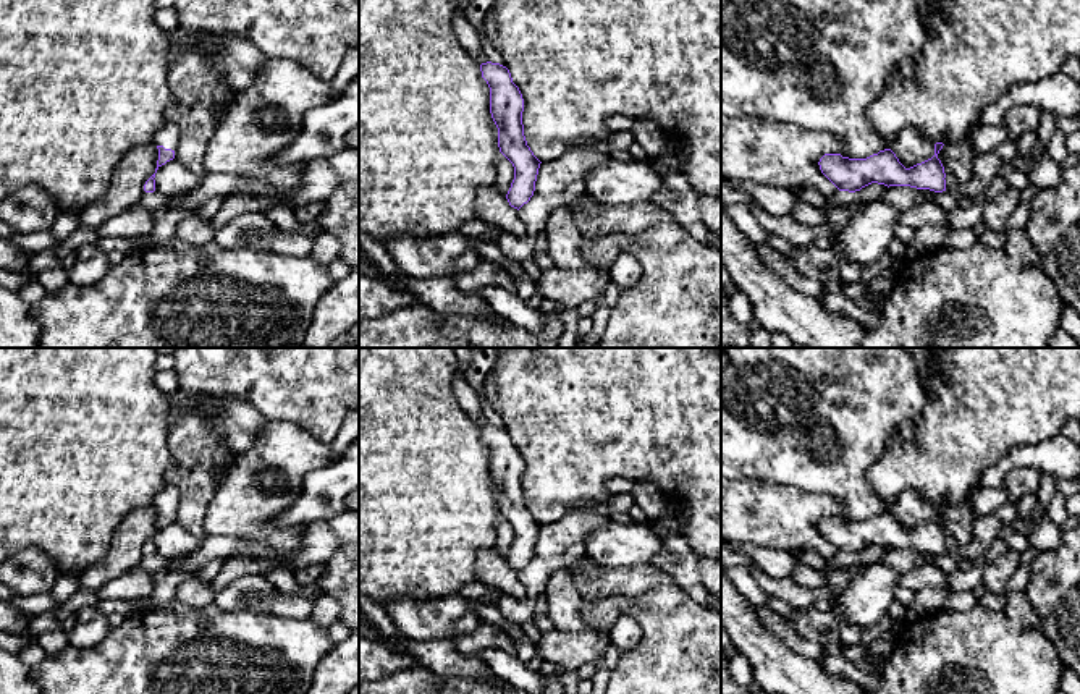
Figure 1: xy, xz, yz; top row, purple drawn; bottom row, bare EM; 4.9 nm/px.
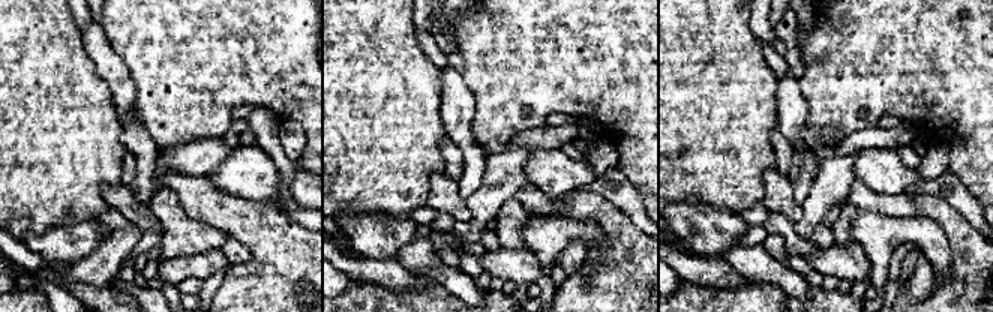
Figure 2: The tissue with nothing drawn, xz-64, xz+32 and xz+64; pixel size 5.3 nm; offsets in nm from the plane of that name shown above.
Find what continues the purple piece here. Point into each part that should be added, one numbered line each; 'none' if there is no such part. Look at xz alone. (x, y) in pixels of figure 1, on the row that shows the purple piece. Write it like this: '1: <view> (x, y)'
none

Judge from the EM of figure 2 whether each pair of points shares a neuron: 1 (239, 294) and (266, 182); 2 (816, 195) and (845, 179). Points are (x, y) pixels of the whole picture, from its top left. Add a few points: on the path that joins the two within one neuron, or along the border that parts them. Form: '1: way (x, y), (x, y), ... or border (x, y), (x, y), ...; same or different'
1: border (227, 191), (236, 195), (269, 200), (291, 219); different
2: way (824, 194), (837, 180); same

